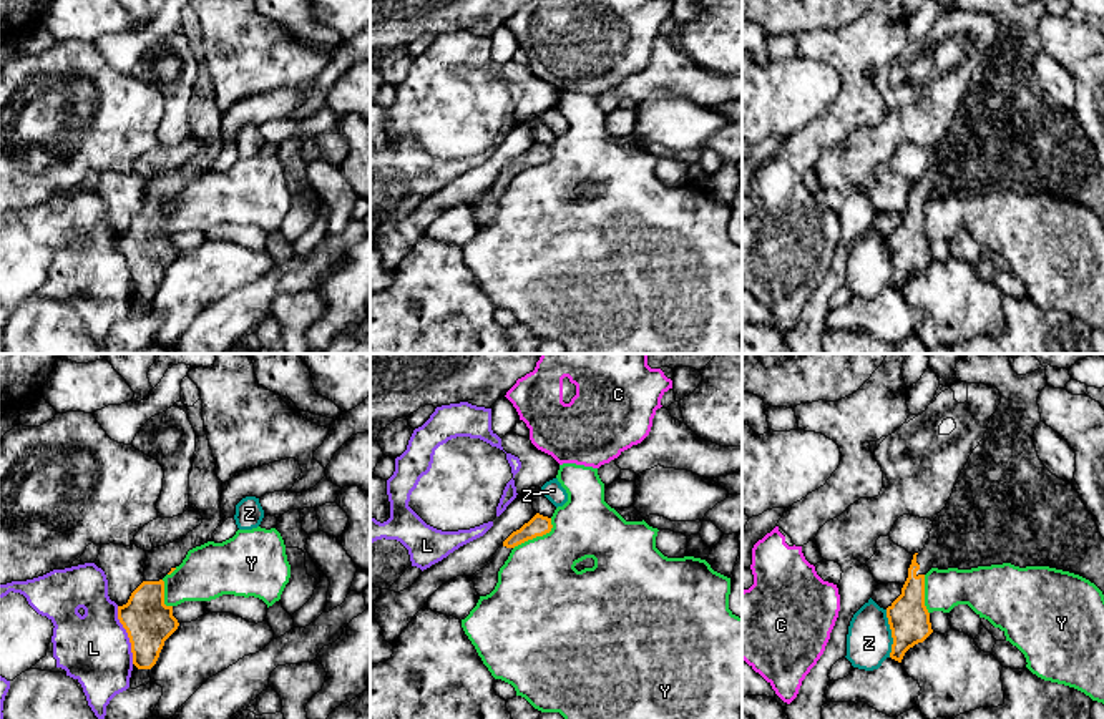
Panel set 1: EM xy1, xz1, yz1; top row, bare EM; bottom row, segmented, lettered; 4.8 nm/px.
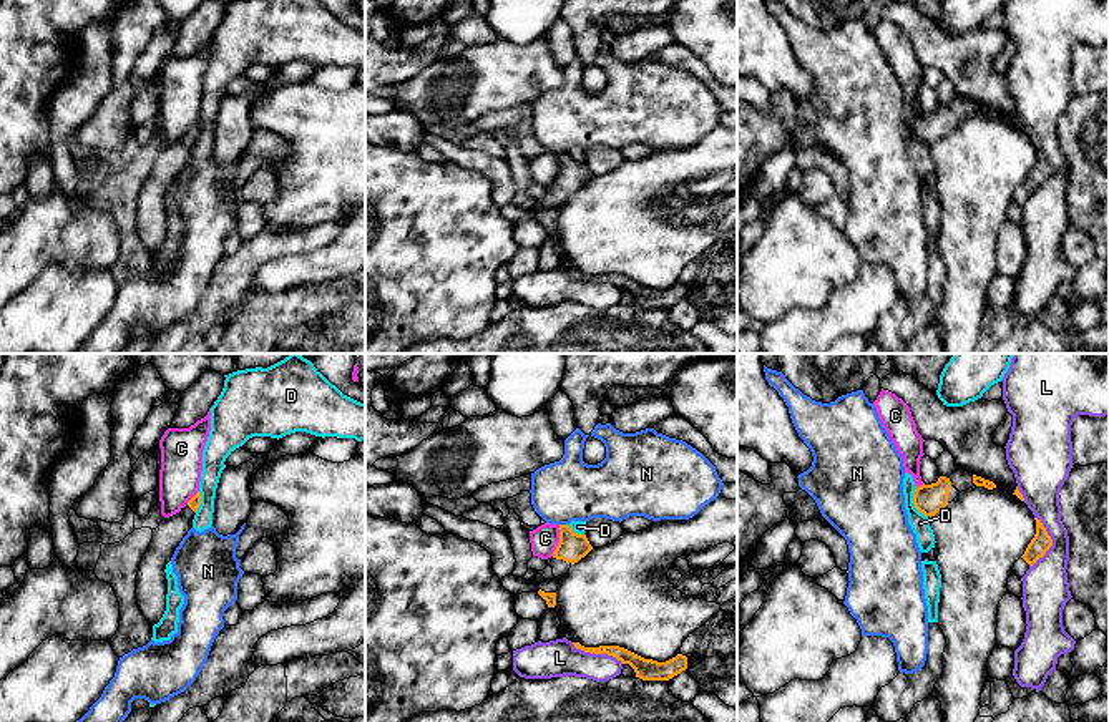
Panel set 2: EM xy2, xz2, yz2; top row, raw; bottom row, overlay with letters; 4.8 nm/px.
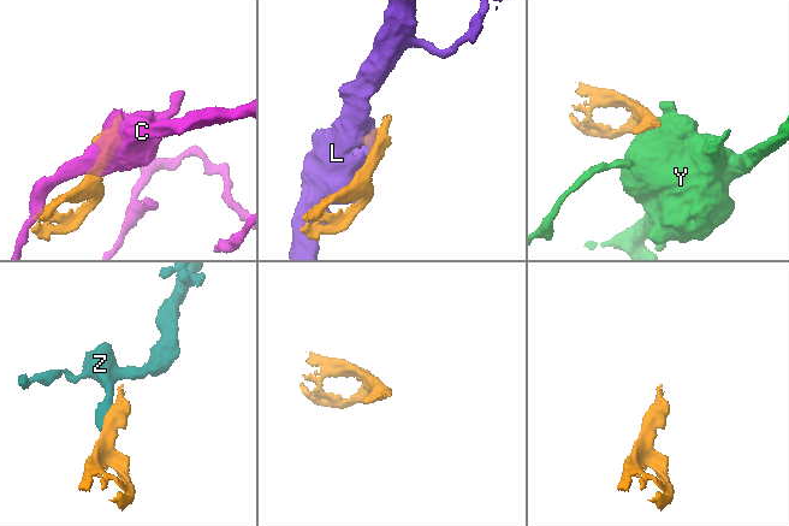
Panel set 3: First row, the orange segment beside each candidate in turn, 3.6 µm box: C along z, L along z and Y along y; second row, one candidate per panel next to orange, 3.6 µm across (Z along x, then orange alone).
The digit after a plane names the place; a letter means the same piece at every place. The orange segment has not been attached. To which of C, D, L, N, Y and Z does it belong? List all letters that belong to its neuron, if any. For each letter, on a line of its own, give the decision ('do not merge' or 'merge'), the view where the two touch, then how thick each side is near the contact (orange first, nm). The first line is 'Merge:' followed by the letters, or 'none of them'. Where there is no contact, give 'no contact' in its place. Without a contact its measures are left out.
Merge: none of them
C: do not merge | xz2 | 140/140 nm
D: do not merge | yz2 | 140/90 nm
L: do not merge | xy1 | 240/340 nm
N: do not merge | xz2 | 140/300 nm
Y: do not merge | xz1 | 100/400 nm
Z: do not merge | yz1 | 200/220 nm

